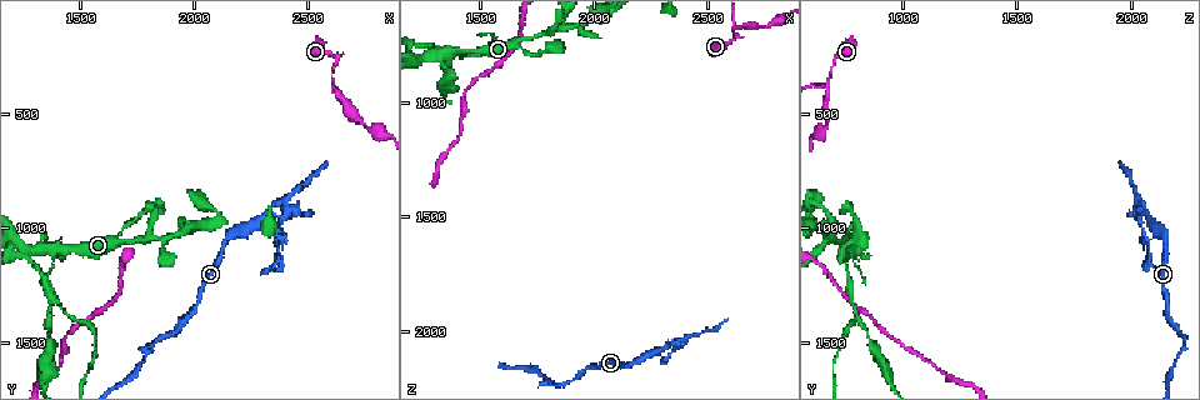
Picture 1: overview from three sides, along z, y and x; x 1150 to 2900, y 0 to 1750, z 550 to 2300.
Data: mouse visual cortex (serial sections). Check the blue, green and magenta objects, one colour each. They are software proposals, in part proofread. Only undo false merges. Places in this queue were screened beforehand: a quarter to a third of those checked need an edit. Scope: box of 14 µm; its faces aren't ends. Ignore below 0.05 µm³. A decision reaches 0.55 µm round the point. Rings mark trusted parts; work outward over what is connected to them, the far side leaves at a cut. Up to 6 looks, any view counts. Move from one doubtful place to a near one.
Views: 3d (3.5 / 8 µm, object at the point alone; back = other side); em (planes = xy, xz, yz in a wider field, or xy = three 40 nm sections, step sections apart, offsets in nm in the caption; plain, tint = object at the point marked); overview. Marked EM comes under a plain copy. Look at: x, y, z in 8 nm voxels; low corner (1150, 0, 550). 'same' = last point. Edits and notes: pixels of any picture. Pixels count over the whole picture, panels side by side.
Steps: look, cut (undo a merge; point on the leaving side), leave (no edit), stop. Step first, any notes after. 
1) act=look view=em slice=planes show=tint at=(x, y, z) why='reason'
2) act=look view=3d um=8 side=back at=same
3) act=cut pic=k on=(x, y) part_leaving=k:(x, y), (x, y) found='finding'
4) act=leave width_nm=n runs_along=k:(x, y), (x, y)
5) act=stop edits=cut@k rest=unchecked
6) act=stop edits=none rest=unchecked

act=look view=3d um=3.5 at=(2620, 360, 670) why='narrows sharply'

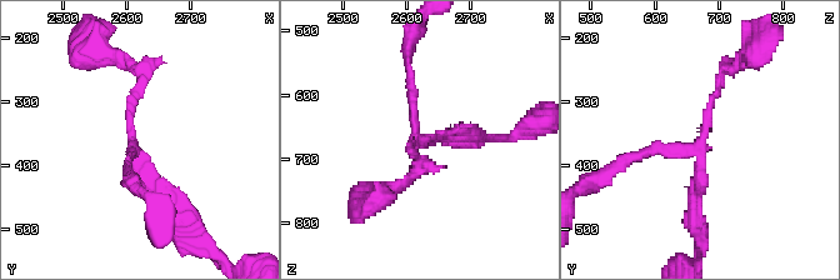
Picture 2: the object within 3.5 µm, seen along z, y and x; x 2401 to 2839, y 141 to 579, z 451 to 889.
act=look view=em slice=xy step=3 show=tint at=(2615, 370, 670) why='shape alone is not enough'

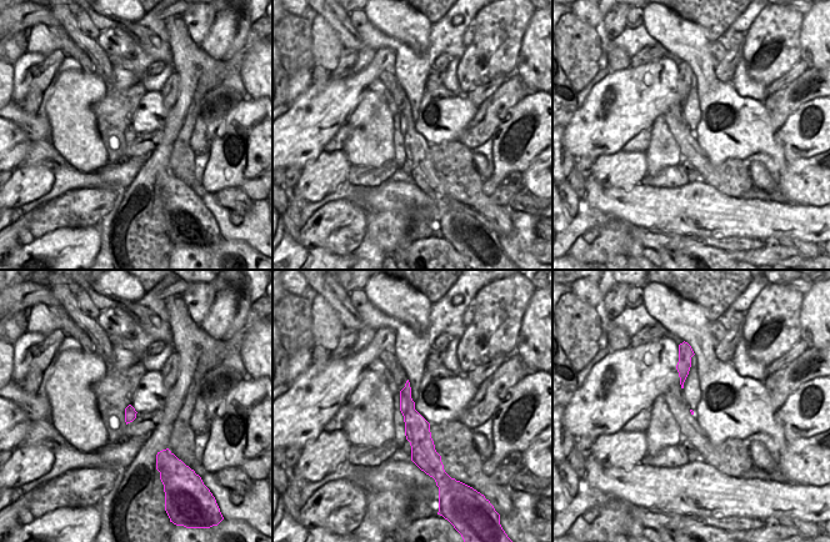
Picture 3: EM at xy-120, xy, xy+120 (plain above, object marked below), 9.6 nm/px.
act=cut pic=2 on=(630, 156) arm_widths_nm=100,150,150 part_leaving=2:(681, 149), (628, 156), (624, 169) found='two cells meet here'

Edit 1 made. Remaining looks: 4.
act=look view=overview

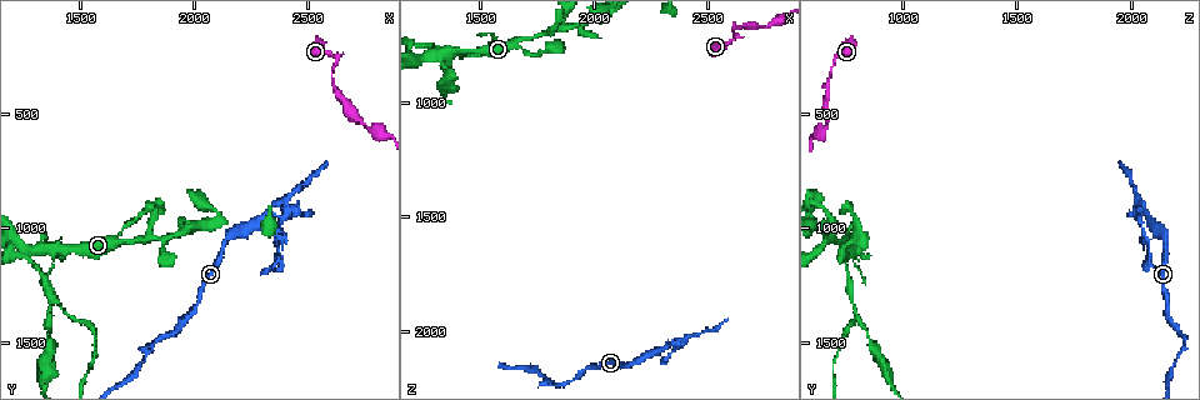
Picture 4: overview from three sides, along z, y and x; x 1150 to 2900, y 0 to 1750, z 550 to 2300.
act=look view=3d um=3.5 at=(1460, 1080, 780) why='narrows sharply'

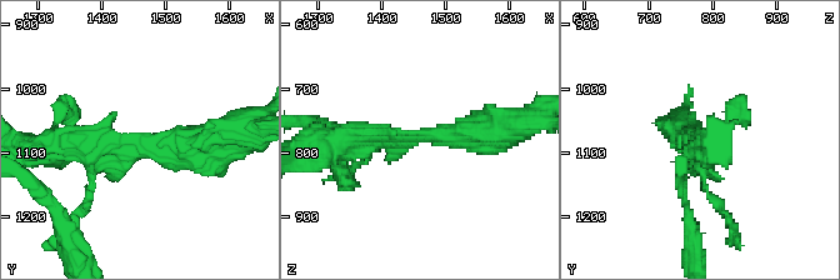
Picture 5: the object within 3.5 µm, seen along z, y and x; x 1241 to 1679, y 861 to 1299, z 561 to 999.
act=look view=em slice=xy step=3 show=tint at=(1450, 1080, 770)

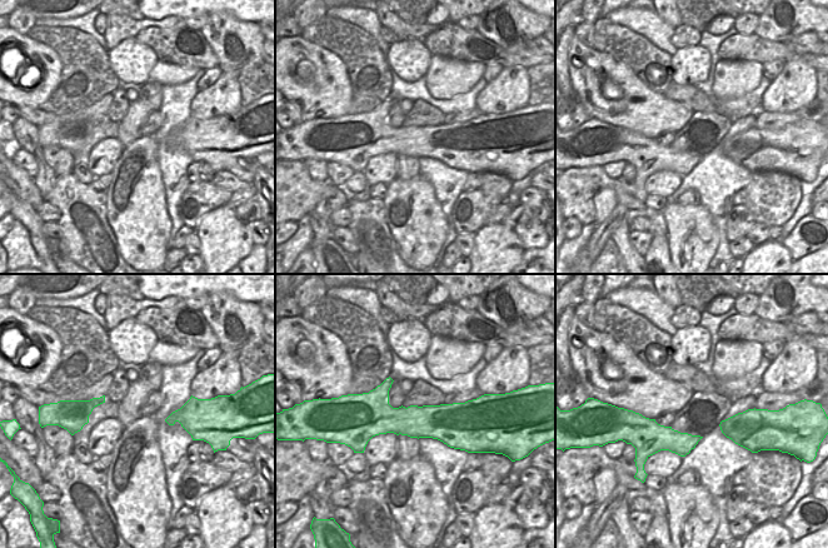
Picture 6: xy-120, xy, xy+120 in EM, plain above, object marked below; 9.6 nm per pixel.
act=leave found='continuous, no second cell'

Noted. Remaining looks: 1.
act=stop edits=cut@2 rest=unchecked

